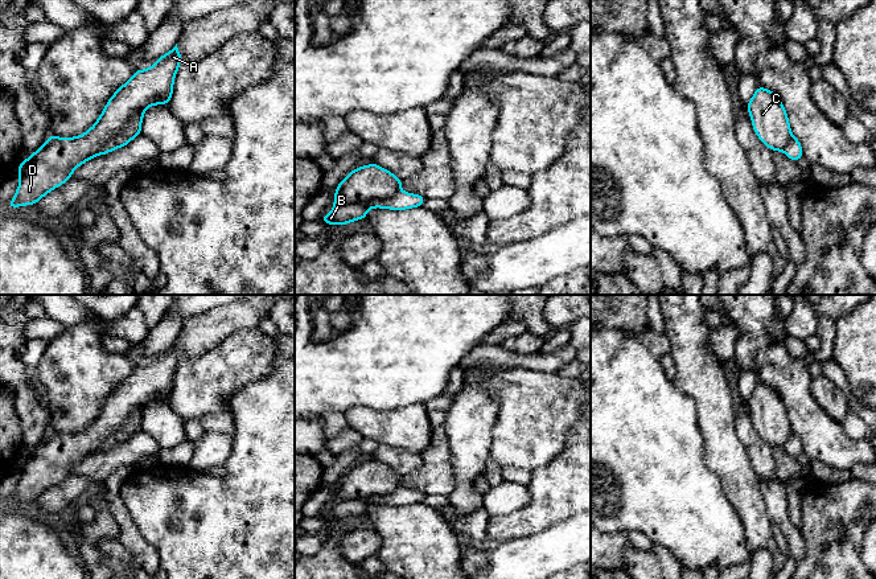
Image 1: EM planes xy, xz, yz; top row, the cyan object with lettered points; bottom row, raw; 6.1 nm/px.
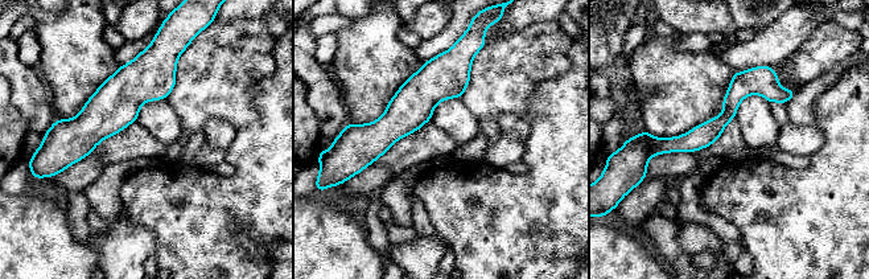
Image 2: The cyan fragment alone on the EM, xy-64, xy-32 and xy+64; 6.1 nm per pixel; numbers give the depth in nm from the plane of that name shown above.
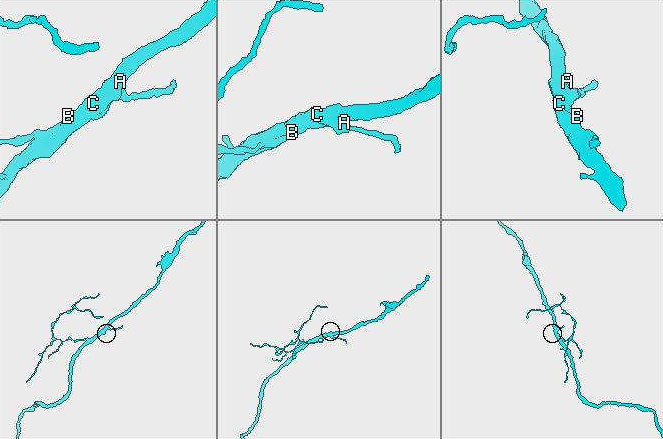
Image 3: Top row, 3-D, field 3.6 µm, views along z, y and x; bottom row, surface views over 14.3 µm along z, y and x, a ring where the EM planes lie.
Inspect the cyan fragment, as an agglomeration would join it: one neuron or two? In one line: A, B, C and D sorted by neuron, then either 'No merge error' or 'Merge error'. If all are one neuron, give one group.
Groups: A C D / B. Merge error

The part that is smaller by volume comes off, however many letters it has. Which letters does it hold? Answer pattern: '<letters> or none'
B

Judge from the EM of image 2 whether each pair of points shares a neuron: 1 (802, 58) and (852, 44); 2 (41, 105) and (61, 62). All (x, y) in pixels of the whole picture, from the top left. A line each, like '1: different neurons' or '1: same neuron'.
1: same neuron
2: different neurons

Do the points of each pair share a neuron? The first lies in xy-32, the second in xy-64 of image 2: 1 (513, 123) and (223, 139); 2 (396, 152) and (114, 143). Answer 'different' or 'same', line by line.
1: same
2: same

